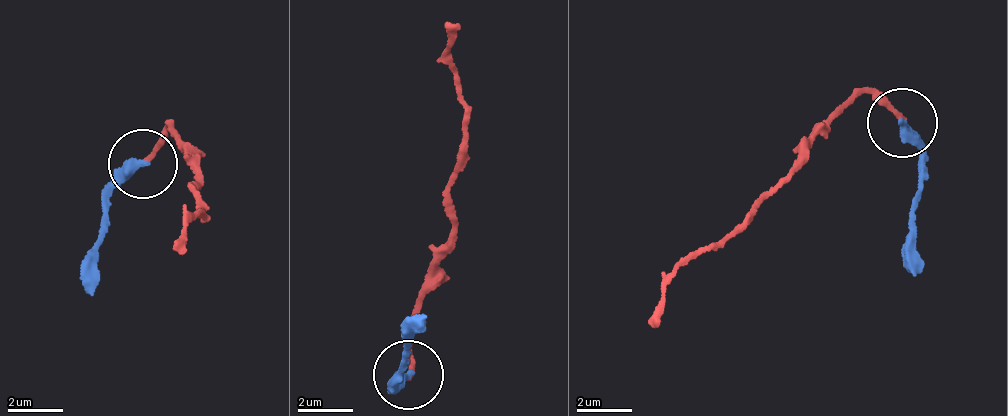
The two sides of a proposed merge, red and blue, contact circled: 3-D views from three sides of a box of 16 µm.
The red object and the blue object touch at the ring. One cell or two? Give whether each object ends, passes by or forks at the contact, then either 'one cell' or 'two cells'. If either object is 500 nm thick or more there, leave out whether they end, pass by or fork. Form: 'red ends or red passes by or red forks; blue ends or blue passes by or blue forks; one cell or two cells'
red ends; blue ends; two cells

